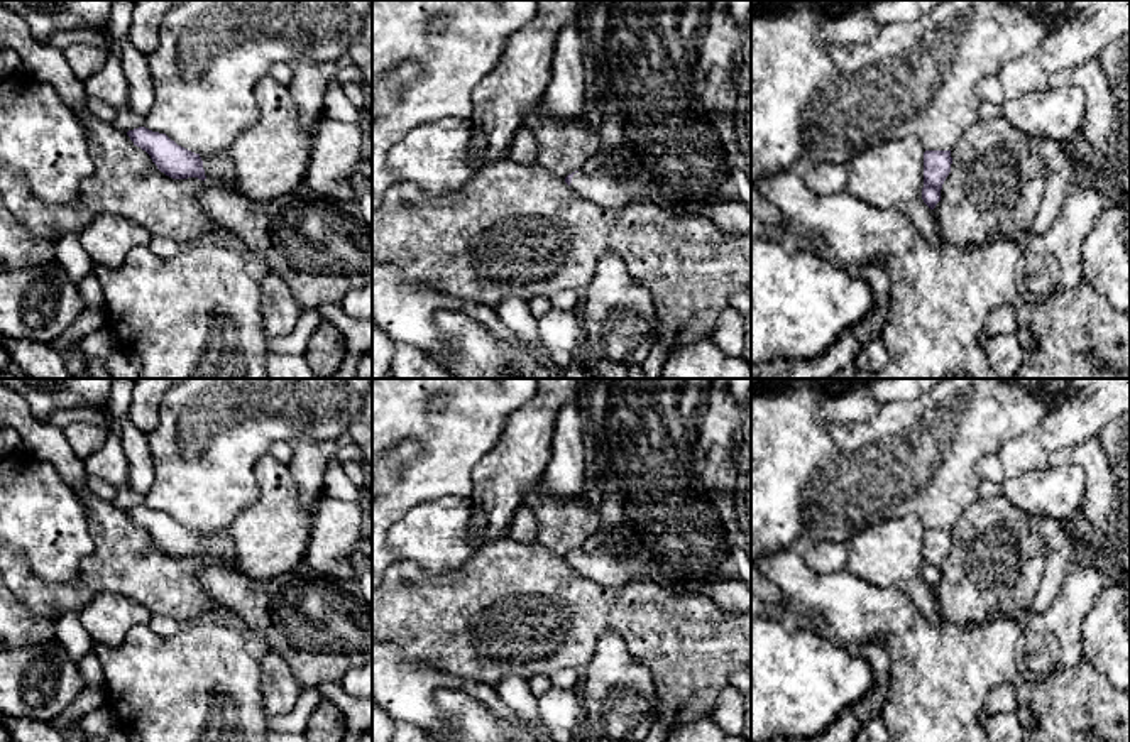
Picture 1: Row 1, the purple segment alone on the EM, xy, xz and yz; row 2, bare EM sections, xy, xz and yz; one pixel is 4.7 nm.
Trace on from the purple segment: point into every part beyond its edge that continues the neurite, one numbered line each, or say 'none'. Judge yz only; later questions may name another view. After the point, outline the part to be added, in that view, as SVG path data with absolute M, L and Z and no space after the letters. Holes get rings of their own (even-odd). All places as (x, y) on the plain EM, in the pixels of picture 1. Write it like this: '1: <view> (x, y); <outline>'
none

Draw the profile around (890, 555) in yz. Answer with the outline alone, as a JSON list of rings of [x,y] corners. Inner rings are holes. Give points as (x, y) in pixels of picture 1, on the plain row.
[[[912,514],[859,531],[846,543],[846,571],[875,587],[902,592],[929,622],[942,624],[932,588],[922,578],[924,531]]]

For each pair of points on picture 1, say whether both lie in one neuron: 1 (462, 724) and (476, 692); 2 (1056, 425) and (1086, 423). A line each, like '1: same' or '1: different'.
1: different
2: same

